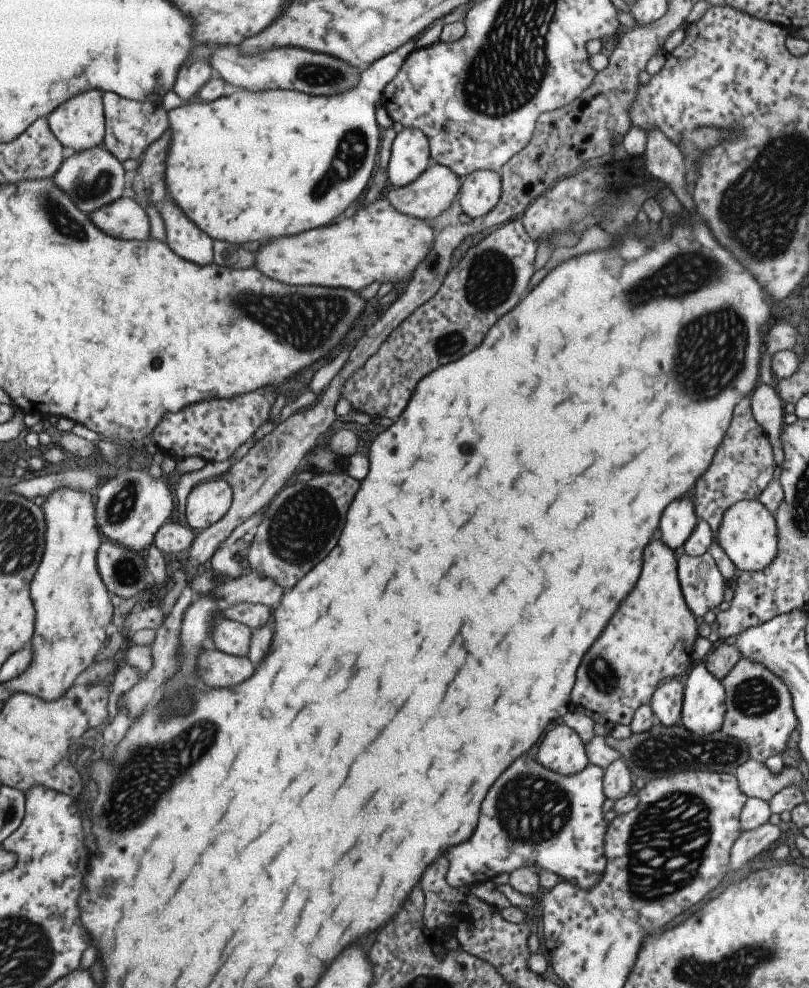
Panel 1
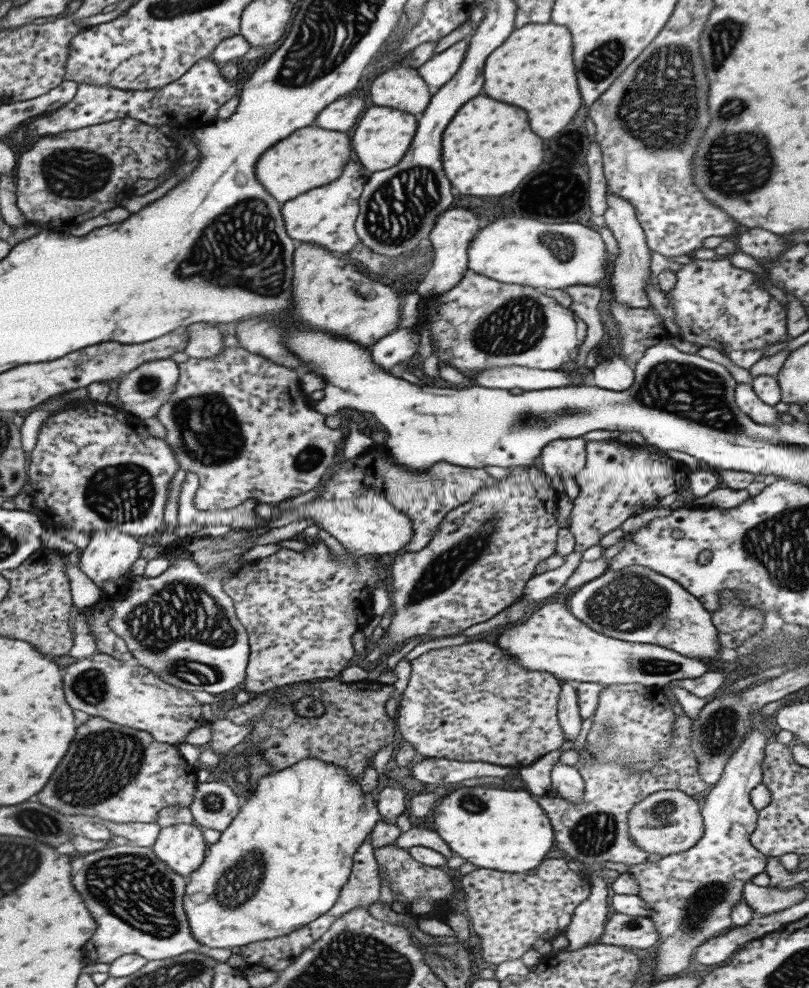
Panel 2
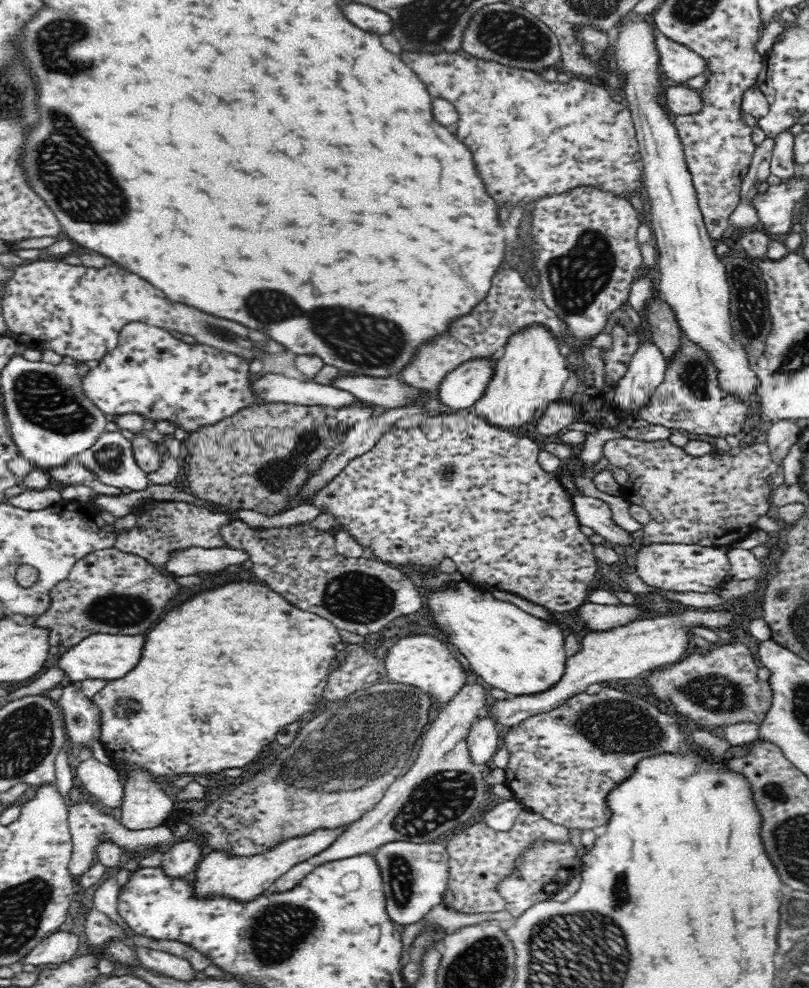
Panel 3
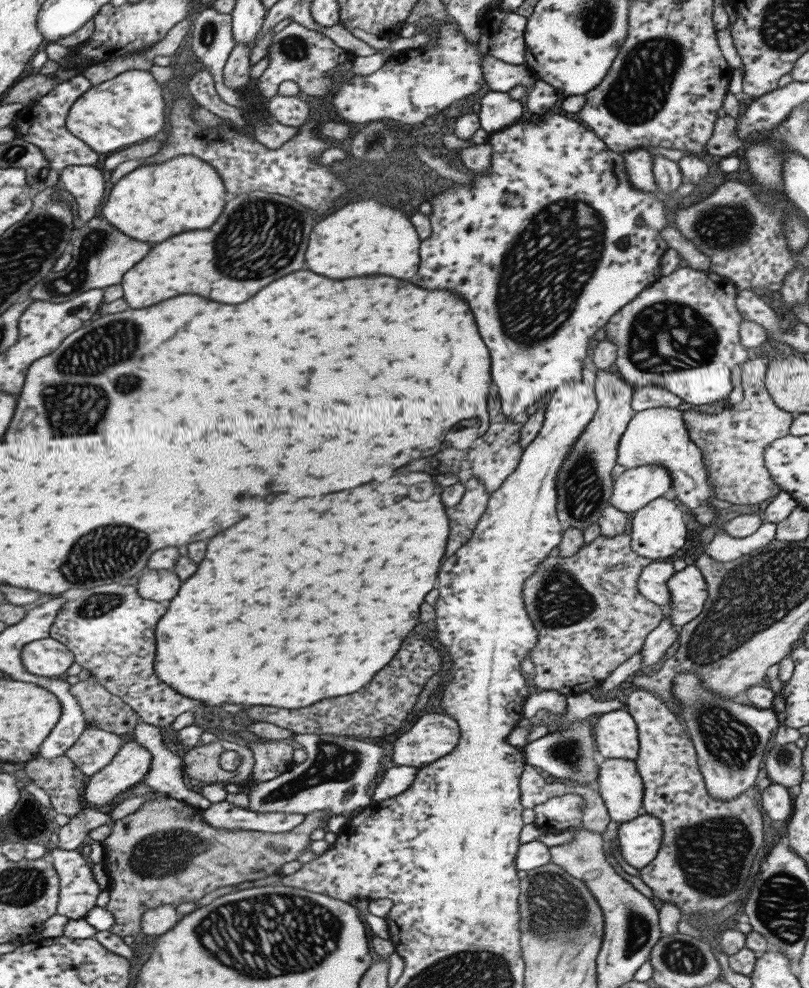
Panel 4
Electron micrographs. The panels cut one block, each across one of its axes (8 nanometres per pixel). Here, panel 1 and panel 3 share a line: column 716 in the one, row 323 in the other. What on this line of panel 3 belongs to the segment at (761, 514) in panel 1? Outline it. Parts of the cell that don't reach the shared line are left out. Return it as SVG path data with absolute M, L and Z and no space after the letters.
M533 323L515 334L495 356L492 378L487 390L474 404L474 411L489 423L501 428L520 428L530 422L538 408L559 402L563 386L568 380L568 362L560 353L557 336L550 327Z

